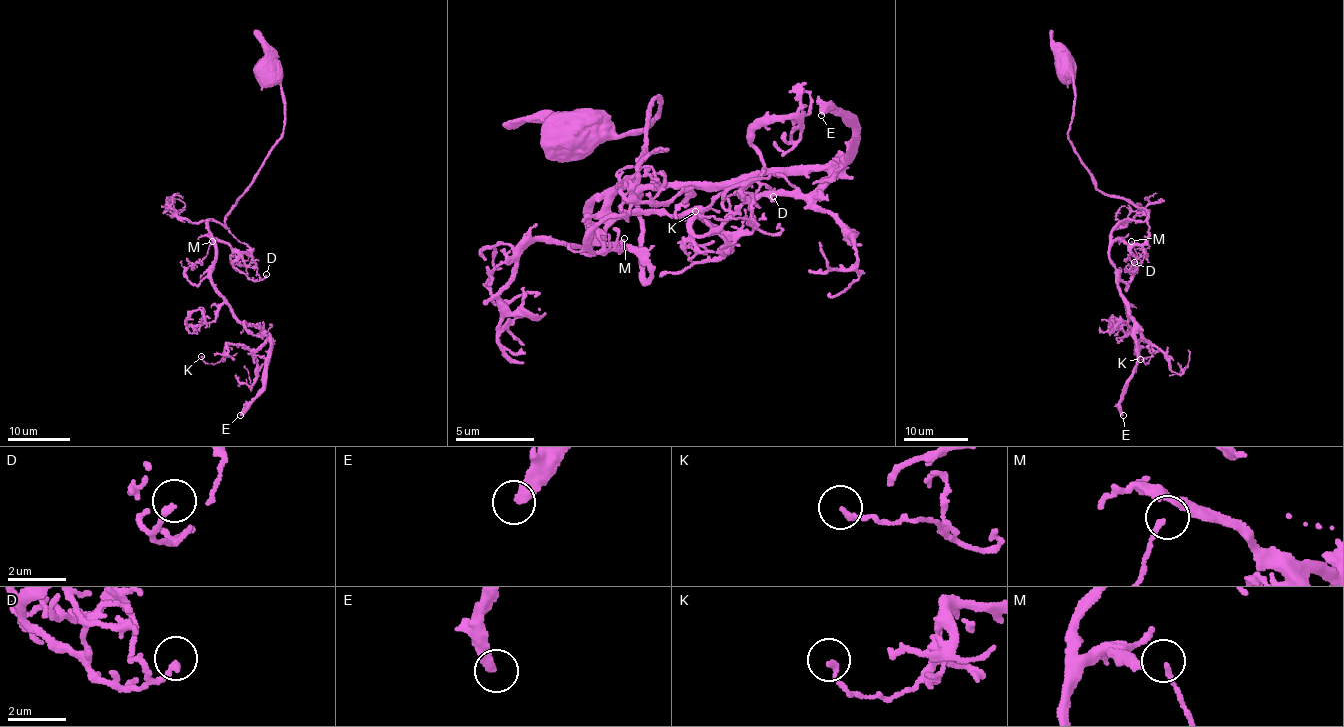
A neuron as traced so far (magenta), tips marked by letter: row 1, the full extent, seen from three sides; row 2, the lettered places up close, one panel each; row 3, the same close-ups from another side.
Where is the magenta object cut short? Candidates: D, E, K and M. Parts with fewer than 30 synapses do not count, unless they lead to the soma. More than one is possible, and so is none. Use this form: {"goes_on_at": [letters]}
{"goes_on_at": ["E"]}

